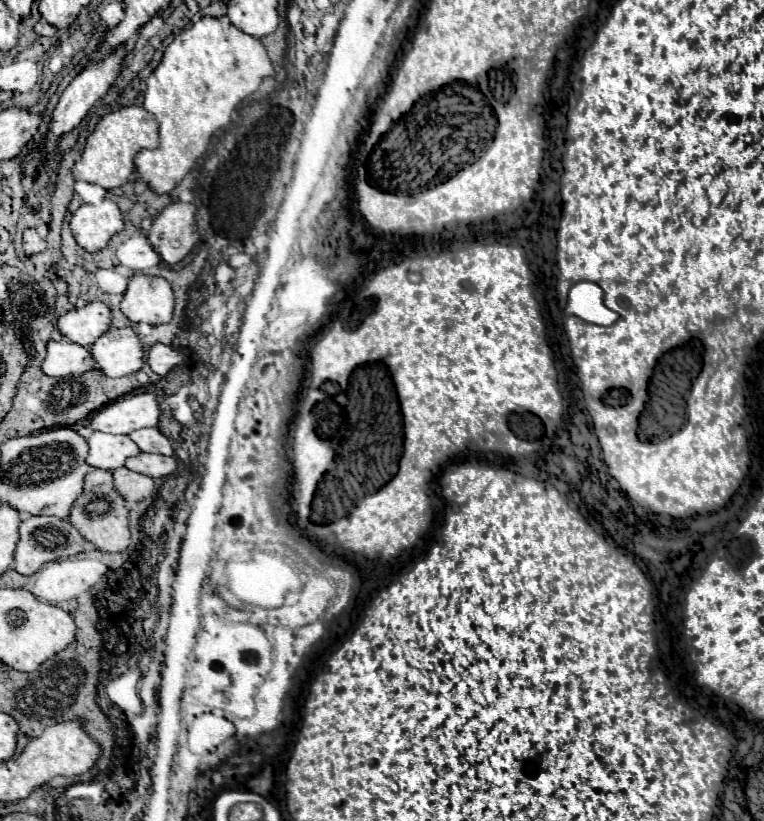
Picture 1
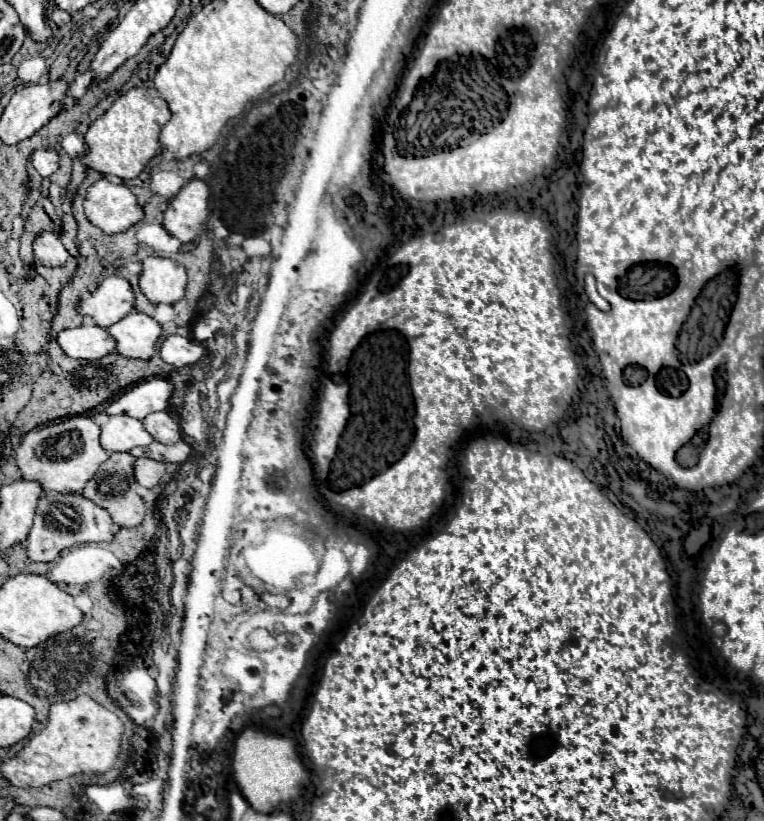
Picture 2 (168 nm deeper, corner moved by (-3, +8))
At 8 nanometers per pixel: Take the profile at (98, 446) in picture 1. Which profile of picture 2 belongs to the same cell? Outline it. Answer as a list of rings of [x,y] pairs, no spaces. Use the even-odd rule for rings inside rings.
[[[115,415],[101,427],[101,445],[105,451],[131,451],[133,447],[145,447],[153,441],[151,433],[143,427],[143,421],[129,415]]]

